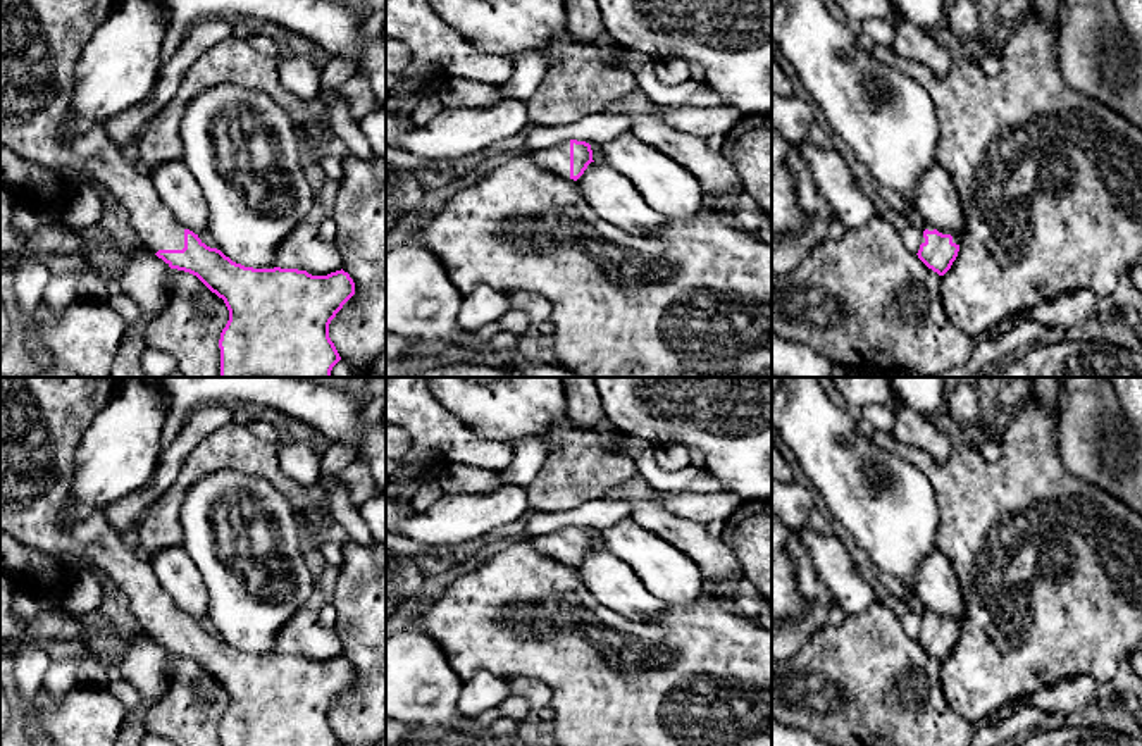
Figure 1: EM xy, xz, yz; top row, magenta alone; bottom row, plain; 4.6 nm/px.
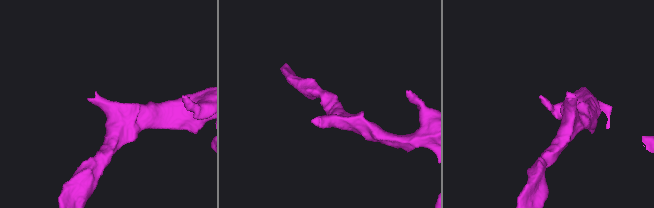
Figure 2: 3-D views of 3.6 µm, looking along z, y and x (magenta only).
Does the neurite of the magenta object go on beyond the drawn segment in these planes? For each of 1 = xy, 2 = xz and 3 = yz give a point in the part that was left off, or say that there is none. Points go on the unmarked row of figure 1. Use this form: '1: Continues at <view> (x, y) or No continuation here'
1: Continues at xy (42, 419)
2: Continues at xz (557, 545)
3: Continues at yz (955, 624)

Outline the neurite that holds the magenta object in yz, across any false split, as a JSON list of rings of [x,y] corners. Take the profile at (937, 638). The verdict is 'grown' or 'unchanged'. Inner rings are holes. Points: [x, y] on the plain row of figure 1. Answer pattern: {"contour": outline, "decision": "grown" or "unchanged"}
{"contour": [[[932,610],[923,612],[923,625],[918,644],[939,662],[944,662],[959,637],[959,622],[949,617],[939,617]]], "decision": "grown"}

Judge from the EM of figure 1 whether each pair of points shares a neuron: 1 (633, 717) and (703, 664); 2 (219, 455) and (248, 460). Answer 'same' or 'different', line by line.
1: same
2: same

